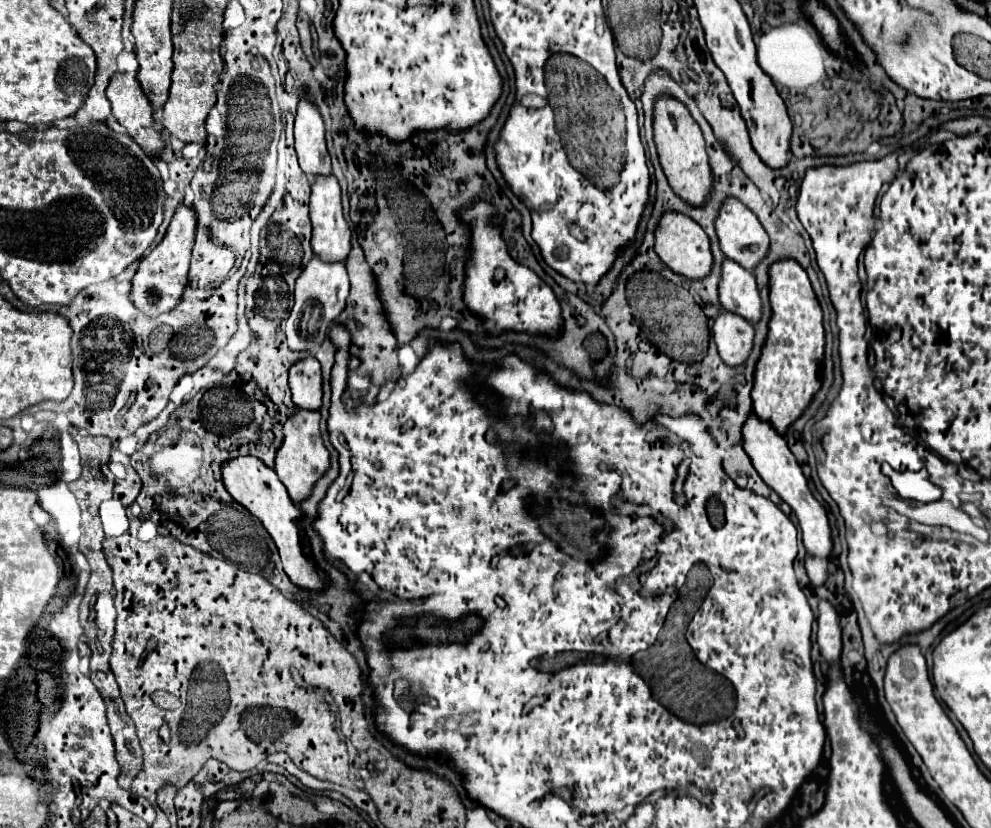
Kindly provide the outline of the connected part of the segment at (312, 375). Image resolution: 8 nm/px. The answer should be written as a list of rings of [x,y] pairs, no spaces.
[[[314,355],[290,367],[290,389],[292,401],[300,409],[318,409],[322,405],[322,373]]]

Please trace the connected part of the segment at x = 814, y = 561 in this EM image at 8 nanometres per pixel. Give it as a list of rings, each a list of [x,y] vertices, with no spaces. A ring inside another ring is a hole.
[[[808,555],[808,557],[806,557],[806,573],[808,573],[810,583],[812,583],[814,587],[824,585],[826,579],[828,579],[828,561],[826,561],[826,557]]]

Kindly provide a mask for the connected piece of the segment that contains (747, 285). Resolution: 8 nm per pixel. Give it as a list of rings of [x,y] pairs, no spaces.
[[[724,257],[722,261],[718,295],[722,307],[728,307],[728,311],[736,311],[738,315],[744,315],[752,323],[760,319],[762,303],[752,271],[740,267],[740,263],[728,257]]]

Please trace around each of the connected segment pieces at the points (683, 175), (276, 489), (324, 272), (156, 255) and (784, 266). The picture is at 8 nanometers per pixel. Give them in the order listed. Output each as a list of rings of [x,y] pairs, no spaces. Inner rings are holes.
[[[658,95],[654,101],[654,143],[658,149],[660,165],[674,193],[690,205],[702,205],[712,187],[712,173],[708,165],[704,137],[688,107],[672,95]]]
[[[252,455],[234,457],[234,459],[228,459],[222,463],[222,483],[224,483],[226,491],[232,495],[232,499],[236,503],[240,503],[242,507],[246,507],[250,511],[250,515],[260,519],[264,529],[270,533],[270,537],[274,539],[274,543],[280,551],[280,559],[282,559],[282,565],[284,565],[284,571],[288,573],[288,577],[304,589],[320,589],[324,585],[324,577],[320,573],[316,573],[316,569],[312,565],[310,549],[306,547],[308,545],[306,537],[300,531],[300,511],[288,497],[288,491],[282,485],[282,481],[278,479],[278,475],[274,473],[274,469],[266,467],[260,459],[256,459]]]
[[[314,255],[296,279],[296,289],[294,289],[296,303],[290,311],[290,317],[286,319],[286,331],[284,331],[288,339],[288,347],[294,351],[302,351],[302,349],[314,351],[324,341],[330,323],[346,307],[348,291],[350,291],[350,281],[348,281],[346,265],[340,261],[326,263],[318,255]]]
[[[182,203],[176,207],[176,213],[164,233],[164,239],[150,251],[150,255],[140,259],[138,271],[132,279],[132,301],[148,317],[156,317],[164,311],[170,311],[180,301],[180,295],[188,283],[188,265],[190,251],[194,245],[194,233],[196,233],[194,209]]]
[[[796,259],[774,261],[768,275],[772,317],[754,369],[752,403],[754,411],[760,413],[760,419],[768,419],[784,435],[786,427],[802,415],[814,393],[820,389],[818,365],[824,357],[824,327],[820,303],[812,291],[806,271]]]

